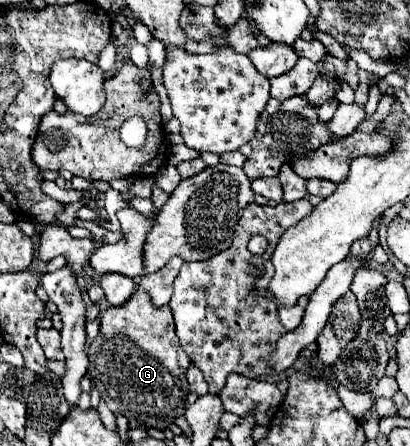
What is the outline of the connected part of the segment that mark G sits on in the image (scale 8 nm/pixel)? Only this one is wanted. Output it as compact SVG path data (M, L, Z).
M137 286L121 306L111 306L101 316L101 332L89 346L89 374L113 414L137 418L151 428L165 430L185 412L189 384L185 372L191 360L175 334L169 306L157 308L151 296Z

